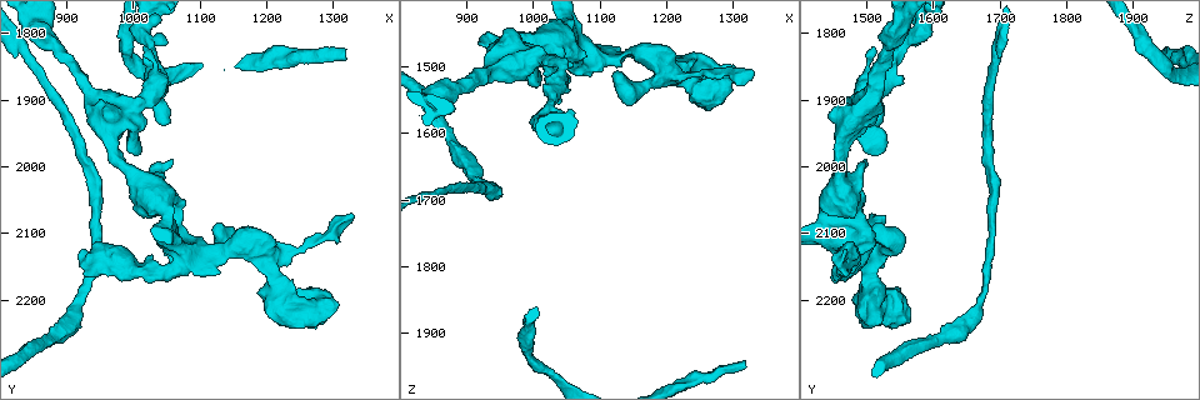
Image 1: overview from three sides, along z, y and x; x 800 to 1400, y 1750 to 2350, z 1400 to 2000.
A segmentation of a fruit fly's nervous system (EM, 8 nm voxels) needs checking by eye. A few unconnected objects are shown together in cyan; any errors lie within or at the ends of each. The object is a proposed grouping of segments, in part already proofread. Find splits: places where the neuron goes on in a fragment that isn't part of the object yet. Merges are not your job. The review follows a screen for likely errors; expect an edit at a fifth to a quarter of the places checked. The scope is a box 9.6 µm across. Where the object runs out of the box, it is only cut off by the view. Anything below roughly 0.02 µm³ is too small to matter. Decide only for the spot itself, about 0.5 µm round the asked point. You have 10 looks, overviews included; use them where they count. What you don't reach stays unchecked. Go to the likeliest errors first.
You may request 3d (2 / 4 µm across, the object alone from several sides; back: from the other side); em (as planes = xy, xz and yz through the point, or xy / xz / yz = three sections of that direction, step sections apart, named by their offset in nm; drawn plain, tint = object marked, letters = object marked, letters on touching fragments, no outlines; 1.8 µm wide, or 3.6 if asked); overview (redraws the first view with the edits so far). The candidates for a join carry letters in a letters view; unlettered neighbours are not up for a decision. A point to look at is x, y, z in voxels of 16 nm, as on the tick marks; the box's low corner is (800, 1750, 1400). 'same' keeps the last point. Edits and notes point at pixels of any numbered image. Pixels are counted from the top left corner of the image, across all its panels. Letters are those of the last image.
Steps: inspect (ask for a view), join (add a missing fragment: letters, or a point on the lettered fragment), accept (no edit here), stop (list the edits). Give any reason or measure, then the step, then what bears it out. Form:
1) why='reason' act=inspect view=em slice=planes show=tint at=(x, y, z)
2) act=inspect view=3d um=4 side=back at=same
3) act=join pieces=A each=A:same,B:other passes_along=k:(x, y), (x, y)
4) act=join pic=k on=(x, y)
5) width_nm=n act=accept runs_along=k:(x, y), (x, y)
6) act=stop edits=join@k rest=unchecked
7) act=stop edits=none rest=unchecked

act=inspect view=em slice=planes show=letters at=(1320, 1825, 1940)

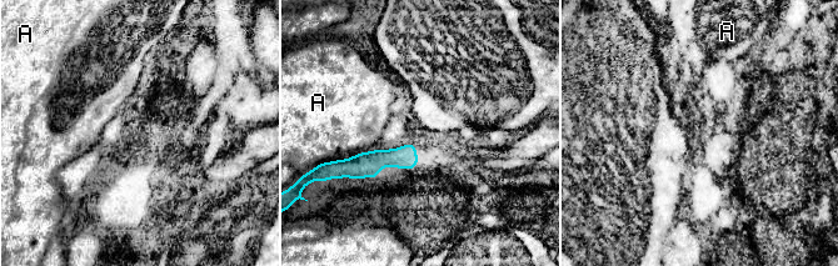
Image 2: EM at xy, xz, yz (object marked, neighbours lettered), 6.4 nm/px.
act=accept each=A:other runs_along=2:(414, 157), (350, 162) found='no lettered fragment goes on from it'

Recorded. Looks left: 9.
why='free end' act=inspect view=3d um=4 at=(1330, 2070, 1510)

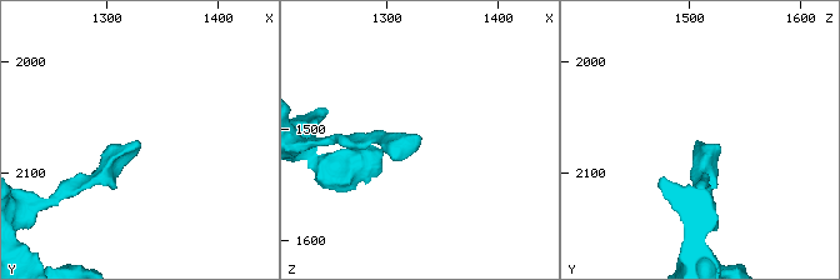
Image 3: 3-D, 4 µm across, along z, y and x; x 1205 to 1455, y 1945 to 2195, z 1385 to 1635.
why='shape alone is not enough' act=inspect view=em slice=planes show=letters at=(1332, 2072, 1508)

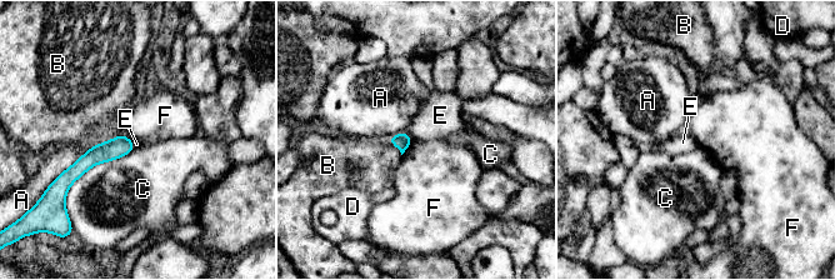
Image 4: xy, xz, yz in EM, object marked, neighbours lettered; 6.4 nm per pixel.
longest_contact=C:550nm act=accept each=A:other,B:other,C:other,D:other,E:other,F:other runs_along=4:(130, 144), (94, 155), (71, 176) found='none of them fits'

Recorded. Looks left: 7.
why='closes a loop' act=inspect view=em slice=planes show=letters at=(945, 2145, 1460)

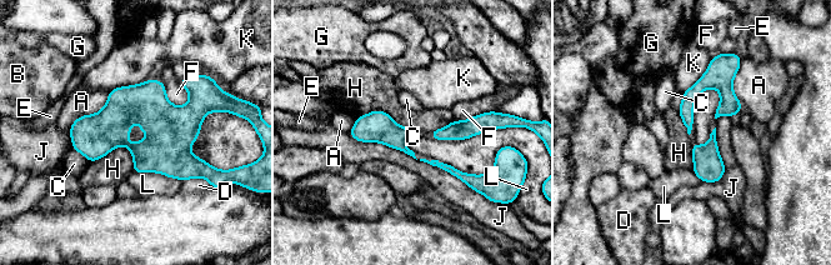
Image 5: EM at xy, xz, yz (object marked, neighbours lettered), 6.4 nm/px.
act=accept each=A:other,B:other,C:other,D:other,E:other,F:other,G:other,H:other,J:other,K:other,L:other found='none of them fits'

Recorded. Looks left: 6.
why='abrupt turn' act=inspect view=em slice=xz step=16 show=tint at=(1190, 2120, 1520)

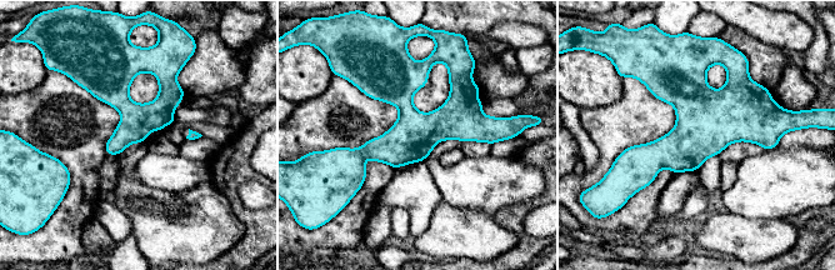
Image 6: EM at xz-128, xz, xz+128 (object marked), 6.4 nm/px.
act=inspect view=em slice=planes show=letters at=same

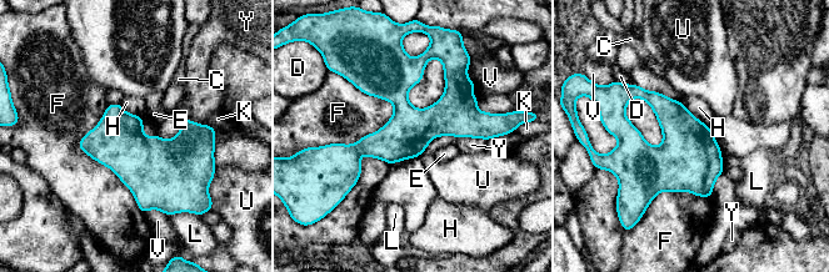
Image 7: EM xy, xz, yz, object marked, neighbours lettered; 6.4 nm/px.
width_nm=300 act=accept each=C:other,D:other,E:other,F:other,H:other,K:other,L:other,U:other,V:other,Y:other runs_along=7:(406, 61), (400, 120), (353, 157), (353, 180) found='no lettered fragment goes on from it'

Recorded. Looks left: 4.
act=stop edits=none rest=unchecked

